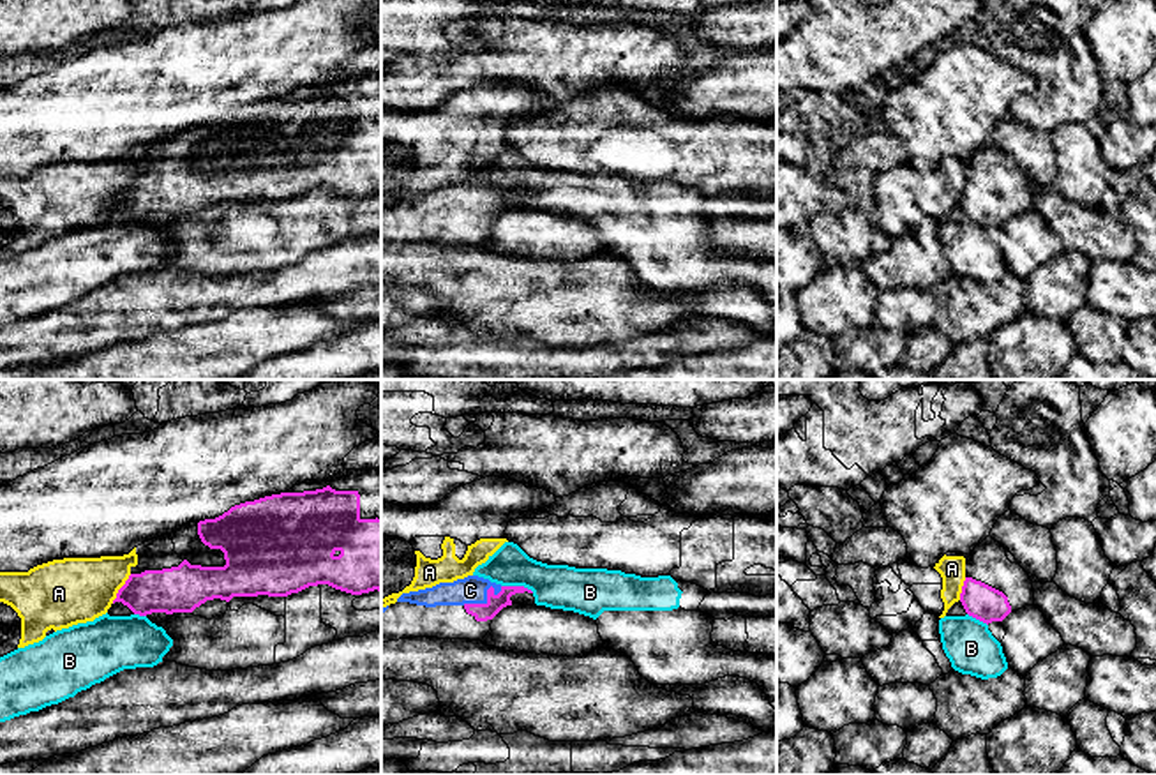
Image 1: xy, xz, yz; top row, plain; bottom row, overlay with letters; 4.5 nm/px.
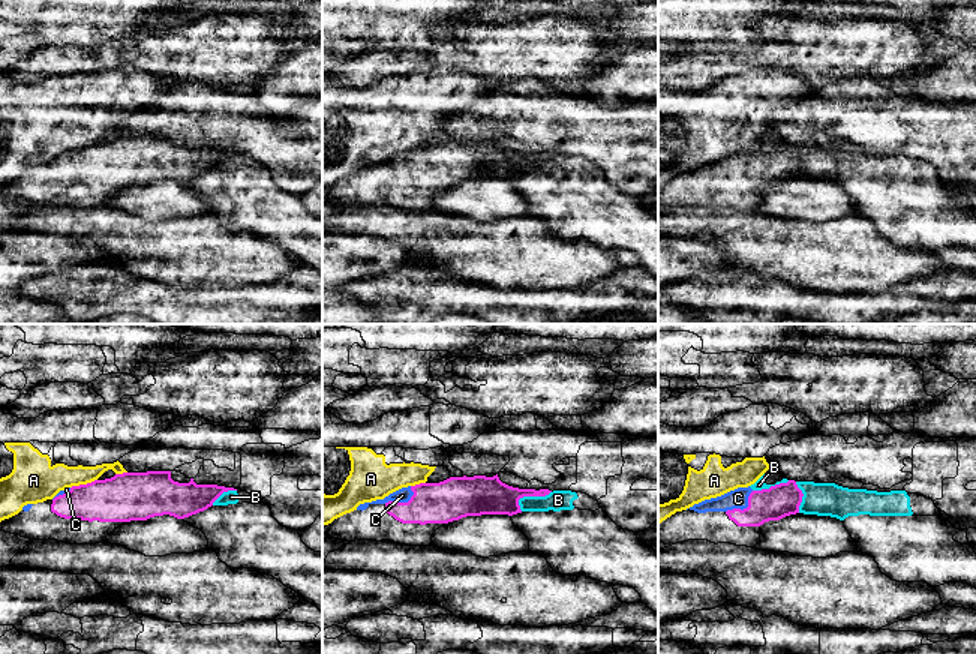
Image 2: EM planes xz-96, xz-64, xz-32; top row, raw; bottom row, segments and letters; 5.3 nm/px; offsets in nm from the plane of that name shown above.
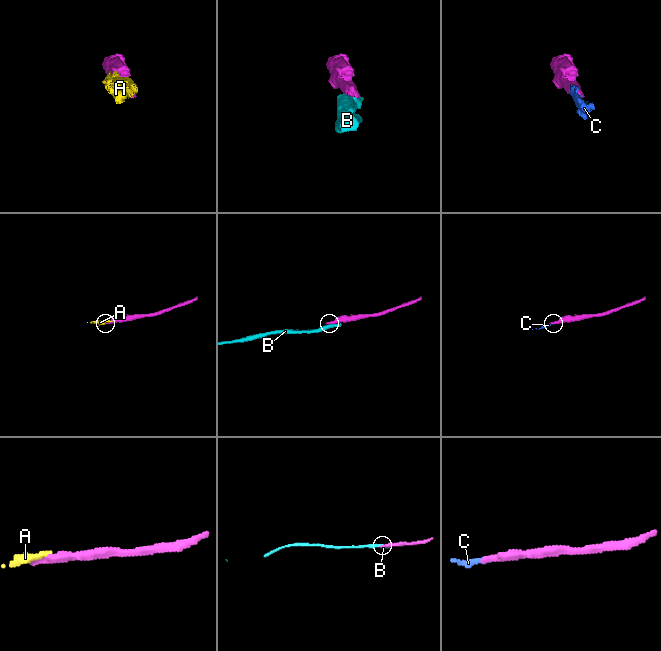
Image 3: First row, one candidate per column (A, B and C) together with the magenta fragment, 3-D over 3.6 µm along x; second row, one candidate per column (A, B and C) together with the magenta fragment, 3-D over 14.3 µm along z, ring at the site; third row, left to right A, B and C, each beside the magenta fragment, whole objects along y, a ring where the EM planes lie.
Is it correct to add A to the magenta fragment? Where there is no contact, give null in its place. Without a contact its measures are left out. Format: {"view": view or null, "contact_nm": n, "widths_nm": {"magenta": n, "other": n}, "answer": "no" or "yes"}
{"view": "xy", "contact_nm": 160, "widths_nm": {"magenta": 200, "other": 300}, "answer": "no"}

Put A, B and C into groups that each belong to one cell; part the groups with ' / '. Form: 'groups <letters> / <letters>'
groups A / B / C

